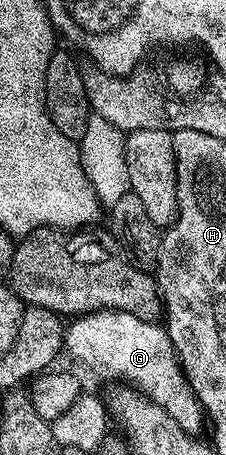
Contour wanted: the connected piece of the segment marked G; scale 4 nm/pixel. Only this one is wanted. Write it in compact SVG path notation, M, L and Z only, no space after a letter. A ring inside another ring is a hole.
M93 311L91 315L75 318L71 323L74 324L71 327L69 324L64 331L67 356L70 354L76 362L83 363L88 370L106 379L135 383L143 391L139 392L149 402L160 405L160 409L164 409L180 429L192 436L199 434L202 423L204 427L204 412L176 360L165 326L140 321L140 317L132 317L132 313L123 311Z

